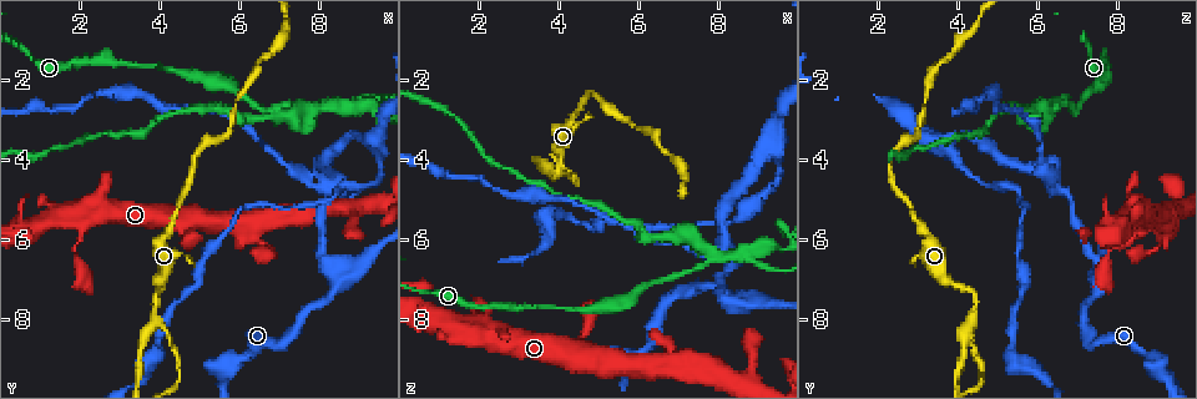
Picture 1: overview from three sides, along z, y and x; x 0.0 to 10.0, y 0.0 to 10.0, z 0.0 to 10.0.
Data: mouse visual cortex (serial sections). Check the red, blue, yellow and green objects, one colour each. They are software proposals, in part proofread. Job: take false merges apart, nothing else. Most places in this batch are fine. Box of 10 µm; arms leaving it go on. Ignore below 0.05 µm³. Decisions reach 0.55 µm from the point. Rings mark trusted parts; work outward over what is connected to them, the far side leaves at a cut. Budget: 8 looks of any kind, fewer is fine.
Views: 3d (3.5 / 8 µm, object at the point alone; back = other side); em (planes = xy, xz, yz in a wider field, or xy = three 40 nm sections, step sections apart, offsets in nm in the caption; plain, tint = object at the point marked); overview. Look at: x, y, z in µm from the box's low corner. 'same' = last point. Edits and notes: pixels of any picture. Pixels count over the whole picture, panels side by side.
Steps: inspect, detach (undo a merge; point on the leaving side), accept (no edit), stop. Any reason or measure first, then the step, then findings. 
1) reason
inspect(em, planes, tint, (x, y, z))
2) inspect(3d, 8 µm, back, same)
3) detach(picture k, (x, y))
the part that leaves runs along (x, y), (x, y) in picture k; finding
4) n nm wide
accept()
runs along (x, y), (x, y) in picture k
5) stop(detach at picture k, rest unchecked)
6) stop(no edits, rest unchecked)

branch point
inspect(3d, 3.5 µm, (3.95, 8.00, 4.30))

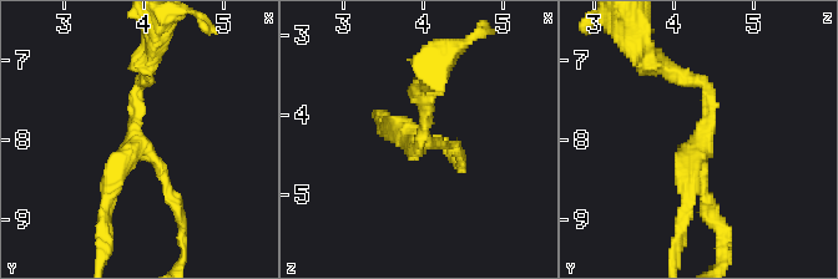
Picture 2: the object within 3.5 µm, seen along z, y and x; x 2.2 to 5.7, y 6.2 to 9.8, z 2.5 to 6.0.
3 arms; arms of 150, 150, 250 nm
inspect(em, xy, step 3, tint, (3.95, 8.05, 4.35))

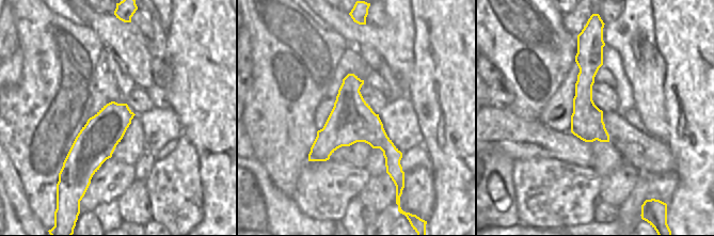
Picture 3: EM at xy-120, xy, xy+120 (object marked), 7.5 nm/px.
accept()
runs along (144, 77), (136, 142), (105, 214) in picture 2; all the same cell

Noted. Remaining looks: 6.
three-way junction
inspect(3d, 8 µm, (9.40, 3.60, 3.65))

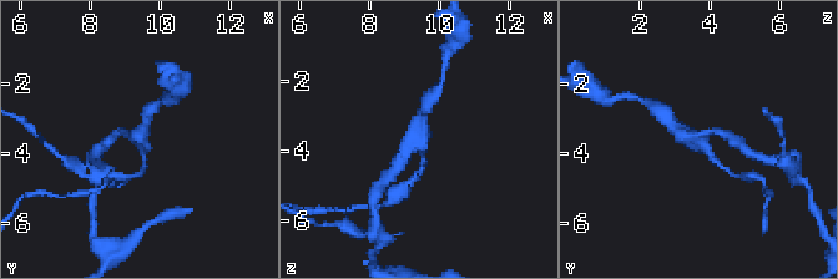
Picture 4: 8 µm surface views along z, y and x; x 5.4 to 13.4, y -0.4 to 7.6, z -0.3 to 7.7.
inspect(3d, 3.5 µm, same)

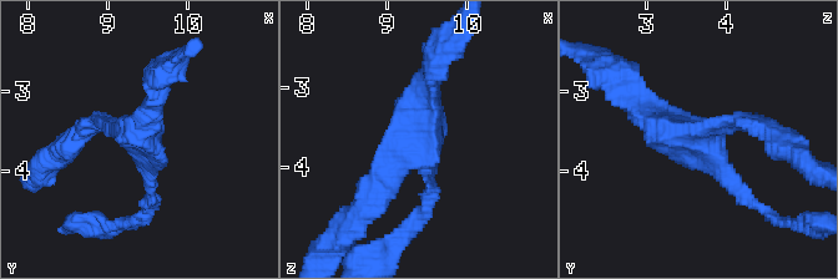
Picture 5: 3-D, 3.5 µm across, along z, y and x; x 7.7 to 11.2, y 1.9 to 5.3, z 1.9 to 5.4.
inspect(em, xy, step 3, tint, (9.40, 3.60, 3.60))

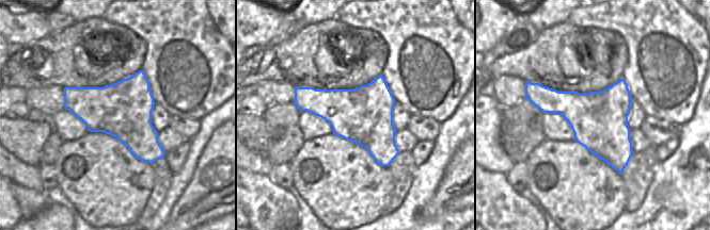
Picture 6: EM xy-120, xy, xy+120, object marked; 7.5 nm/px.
arms of 200, 250, 350 nm
accept()
runs along (368, 197), (417, 150), (390, 121) in picture 5; one cell here

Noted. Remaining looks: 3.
narrows sharply
inspect(3d, 3.5 µm, (1.85, 6.25, 7.85))

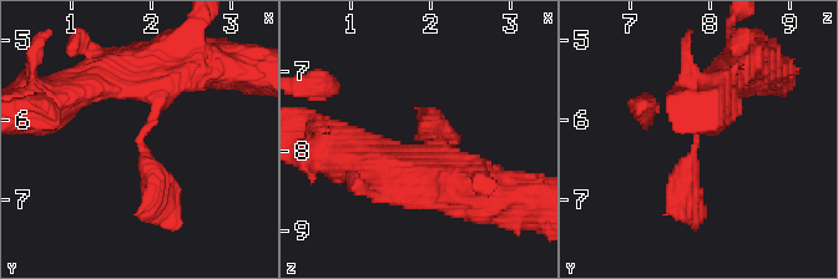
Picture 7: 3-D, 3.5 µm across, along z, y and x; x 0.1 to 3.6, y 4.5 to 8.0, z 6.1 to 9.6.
arms of 350, 450 nm
accept()
one cell here

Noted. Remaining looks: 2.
stop(no edits, rest unchecked)

